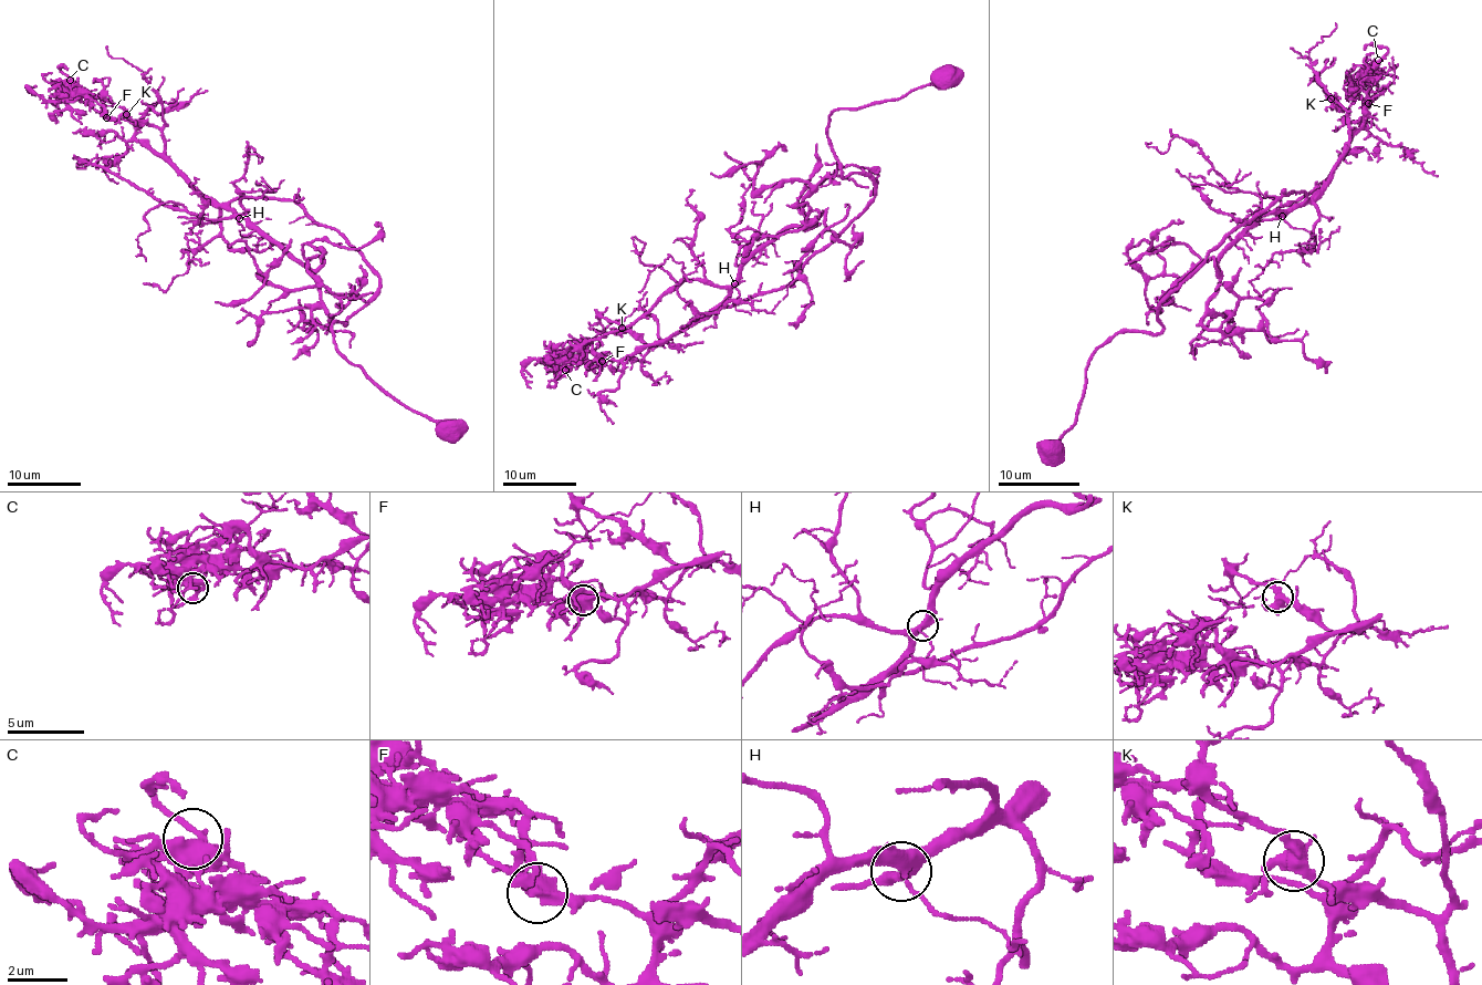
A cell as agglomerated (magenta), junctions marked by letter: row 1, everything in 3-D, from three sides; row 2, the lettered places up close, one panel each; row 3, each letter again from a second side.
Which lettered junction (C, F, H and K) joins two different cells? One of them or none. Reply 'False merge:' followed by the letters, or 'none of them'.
False merge: F

